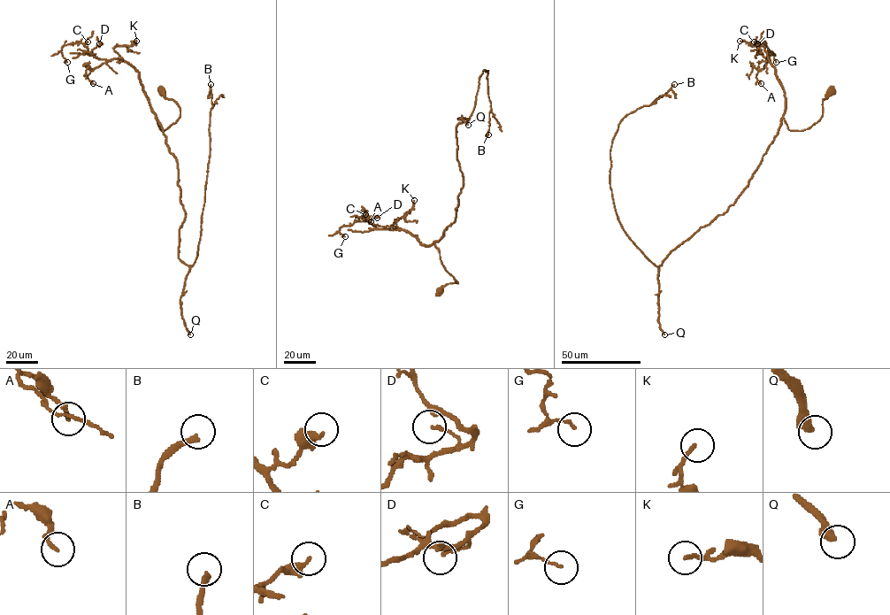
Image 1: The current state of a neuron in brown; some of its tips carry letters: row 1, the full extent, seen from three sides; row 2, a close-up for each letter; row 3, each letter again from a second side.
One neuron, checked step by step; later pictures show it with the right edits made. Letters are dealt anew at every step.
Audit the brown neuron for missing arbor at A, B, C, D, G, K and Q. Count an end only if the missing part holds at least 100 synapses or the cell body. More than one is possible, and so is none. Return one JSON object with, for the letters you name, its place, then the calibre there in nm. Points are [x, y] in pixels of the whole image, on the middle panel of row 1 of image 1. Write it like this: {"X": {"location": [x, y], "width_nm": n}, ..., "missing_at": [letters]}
{"B": {"location": [488, 134], "width_nm": 240}, "Q": {"location": [468, 125], "width_nm": 400}, "missing_at": ["B", "Q"]}

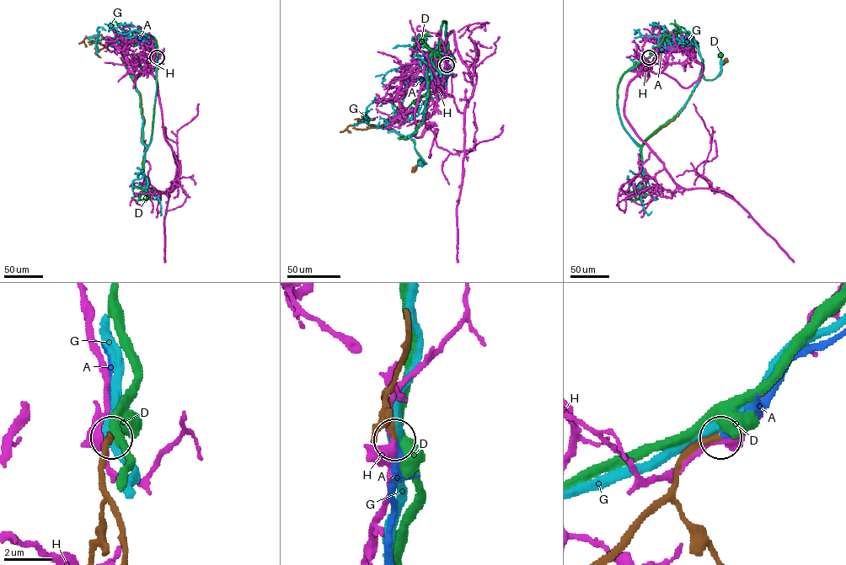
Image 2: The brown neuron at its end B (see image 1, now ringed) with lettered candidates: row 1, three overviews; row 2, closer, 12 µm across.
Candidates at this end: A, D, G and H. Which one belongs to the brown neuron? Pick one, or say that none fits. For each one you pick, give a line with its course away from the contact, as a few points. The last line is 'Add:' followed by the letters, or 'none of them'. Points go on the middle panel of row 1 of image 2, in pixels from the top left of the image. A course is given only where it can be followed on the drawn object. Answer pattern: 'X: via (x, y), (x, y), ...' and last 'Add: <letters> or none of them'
A: via (447, 64), (445, 82), (440, 79), (409, 82), (406, 95)
Add: A

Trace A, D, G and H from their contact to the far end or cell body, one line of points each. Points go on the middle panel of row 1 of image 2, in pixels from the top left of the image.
A: (447, 64), (445, 82), (440, 79), (409, 82), (406, 95)
D: (447, 63), (443, 21), (435, 55), (427, 59), (428, 96), (423, 121), (409, 137), (425, 162), (420, 162)
G: (447, 64), (445, 76), (425, 85), (408, 77), (400, 108), (388, 126), (414, 141), (425, 163), (421, 165)
H: (447, 64), (443, 82), (433, 87), (423, 70), (453, 31), (458, 55), (473, 85), (464, 111), (457, 262)

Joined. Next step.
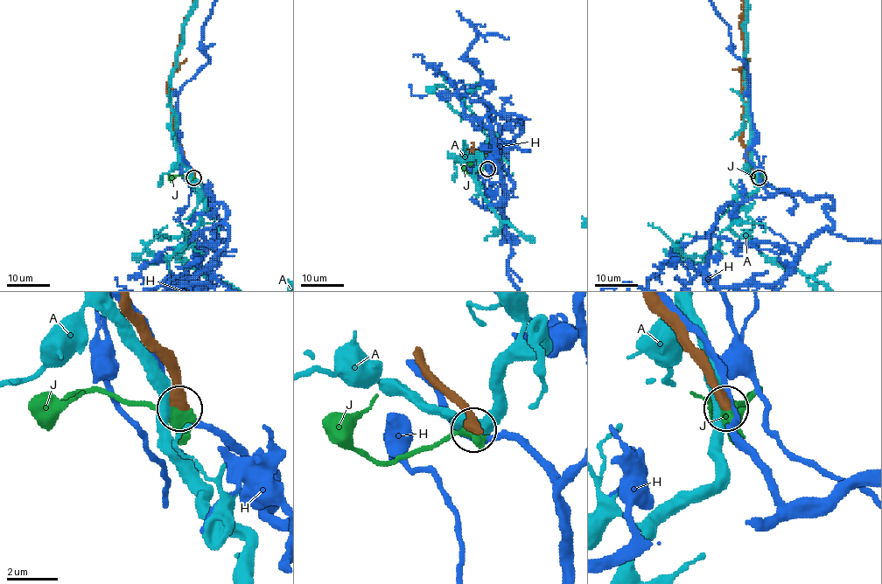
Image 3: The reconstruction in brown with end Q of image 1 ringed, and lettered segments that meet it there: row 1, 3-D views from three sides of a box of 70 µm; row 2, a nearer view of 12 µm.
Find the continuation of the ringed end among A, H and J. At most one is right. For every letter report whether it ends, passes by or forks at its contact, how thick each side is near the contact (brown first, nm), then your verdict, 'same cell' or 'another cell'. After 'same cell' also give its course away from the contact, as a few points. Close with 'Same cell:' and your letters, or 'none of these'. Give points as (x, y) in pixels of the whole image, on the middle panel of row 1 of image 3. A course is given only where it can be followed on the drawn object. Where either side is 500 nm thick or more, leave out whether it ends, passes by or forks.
A: 500 nm thick on the brown side, 440 nm on the other; another cell
H: it passes by; 480 nm thick on the brown side, 280 nm on the other; another cell
J: it passes by; 460 nm thick on the brown side, 380 nm on the other; same cell
Same cell: J

